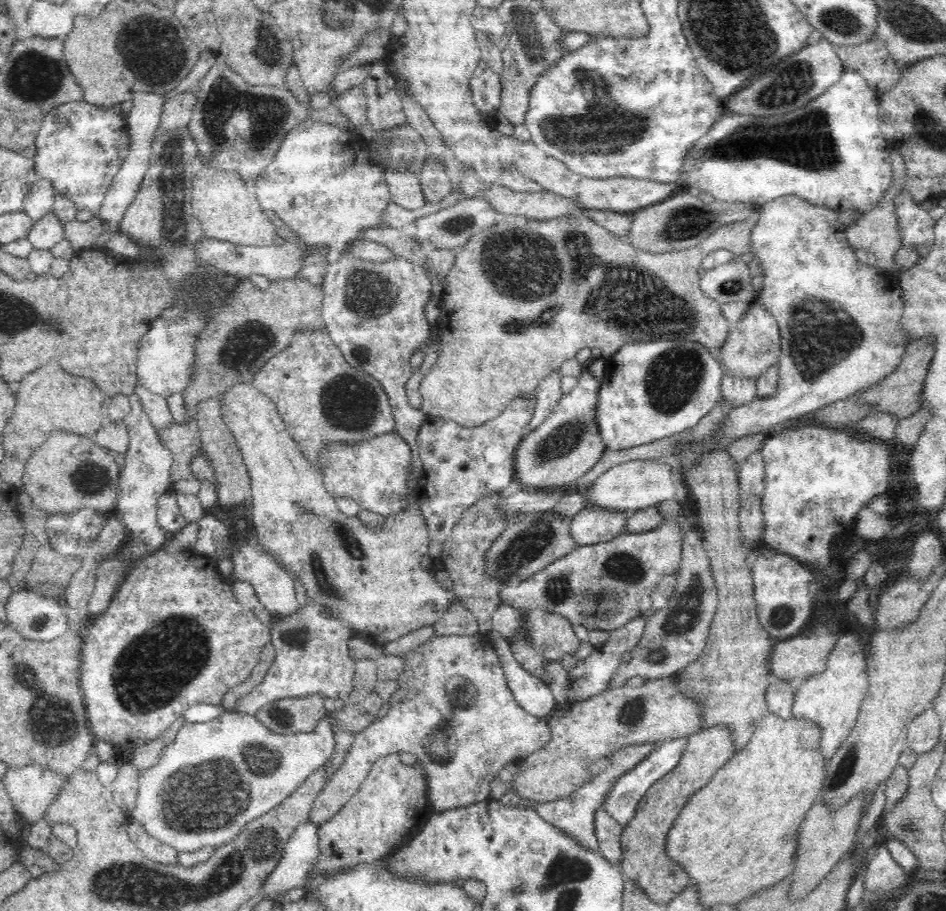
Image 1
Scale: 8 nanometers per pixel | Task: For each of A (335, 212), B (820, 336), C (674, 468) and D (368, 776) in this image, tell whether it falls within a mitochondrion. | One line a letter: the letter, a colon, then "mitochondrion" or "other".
A: other
B: mitochondrion
C: other
D: other

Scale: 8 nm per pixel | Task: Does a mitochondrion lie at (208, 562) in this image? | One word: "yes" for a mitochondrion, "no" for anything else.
no

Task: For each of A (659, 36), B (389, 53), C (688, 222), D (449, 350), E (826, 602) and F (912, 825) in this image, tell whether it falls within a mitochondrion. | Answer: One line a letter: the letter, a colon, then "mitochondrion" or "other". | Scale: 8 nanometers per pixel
A: other
B: other
C: mitochondrion
D: other
E: other
F: mitochondrion

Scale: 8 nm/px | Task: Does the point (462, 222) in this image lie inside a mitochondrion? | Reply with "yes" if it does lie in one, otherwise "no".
yes

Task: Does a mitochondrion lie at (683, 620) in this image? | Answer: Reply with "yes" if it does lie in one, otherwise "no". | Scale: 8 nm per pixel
yes

